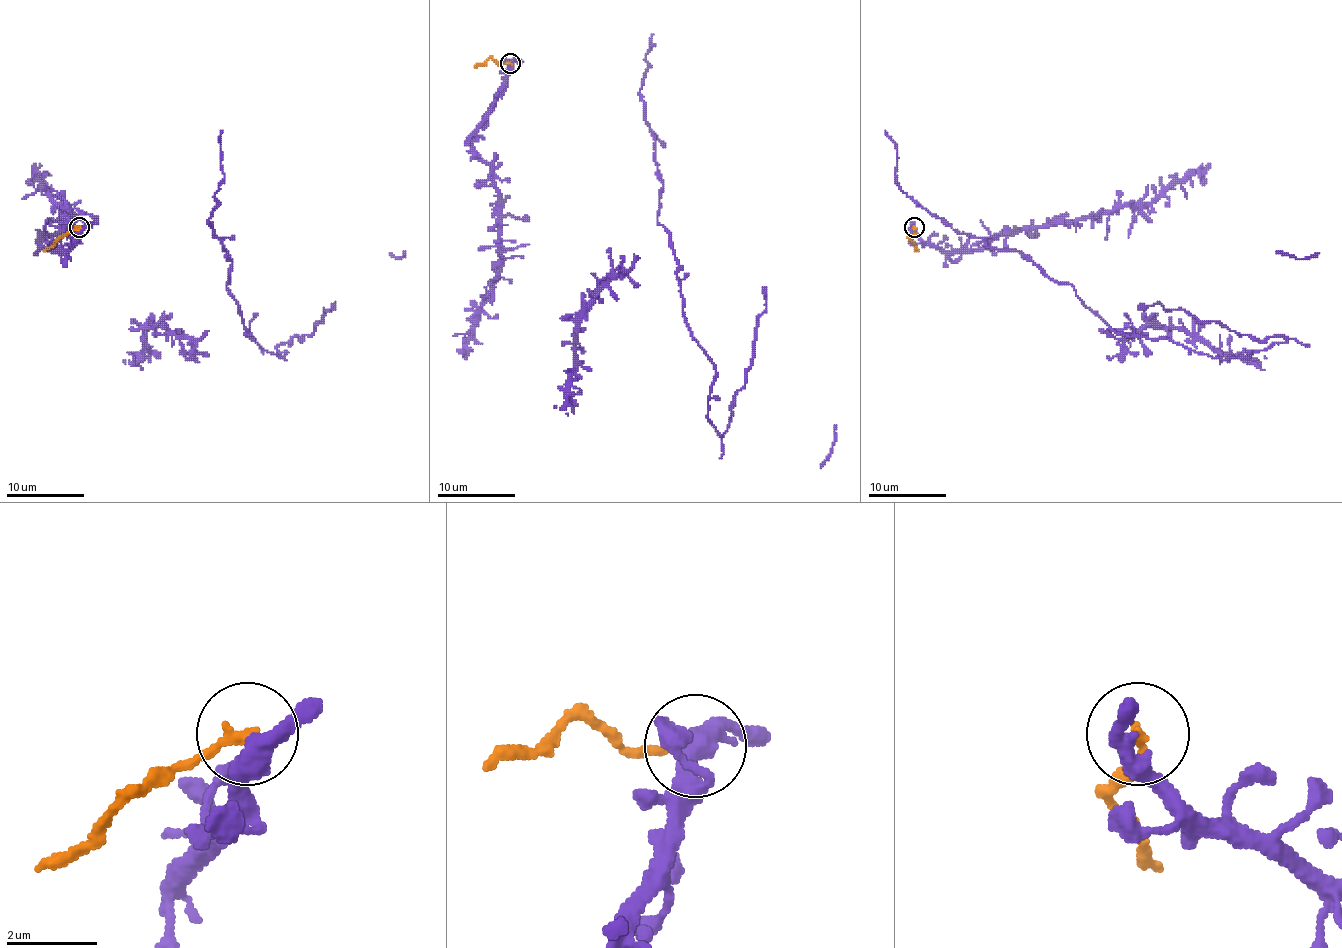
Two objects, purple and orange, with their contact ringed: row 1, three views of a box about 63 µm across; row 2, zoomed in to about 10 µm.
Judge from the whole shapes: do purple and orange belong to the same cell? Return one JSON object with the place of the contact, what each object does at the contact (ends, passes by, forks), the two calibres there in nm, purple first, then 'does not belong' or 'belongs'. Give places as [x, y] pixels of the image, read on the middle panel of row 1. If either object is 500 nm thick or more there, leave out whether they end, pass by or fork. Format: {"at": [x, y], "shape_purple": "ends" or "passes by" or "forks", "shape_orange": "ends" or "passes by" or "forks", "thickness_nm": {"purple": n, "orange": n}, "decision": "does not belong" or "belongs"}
{"at": [510, 63], "shape_purple": "passes by", "shape_orange": "ends", "thickness_nm": {"purple": 420, "orange": 220}, "decision": "does not belong"}

